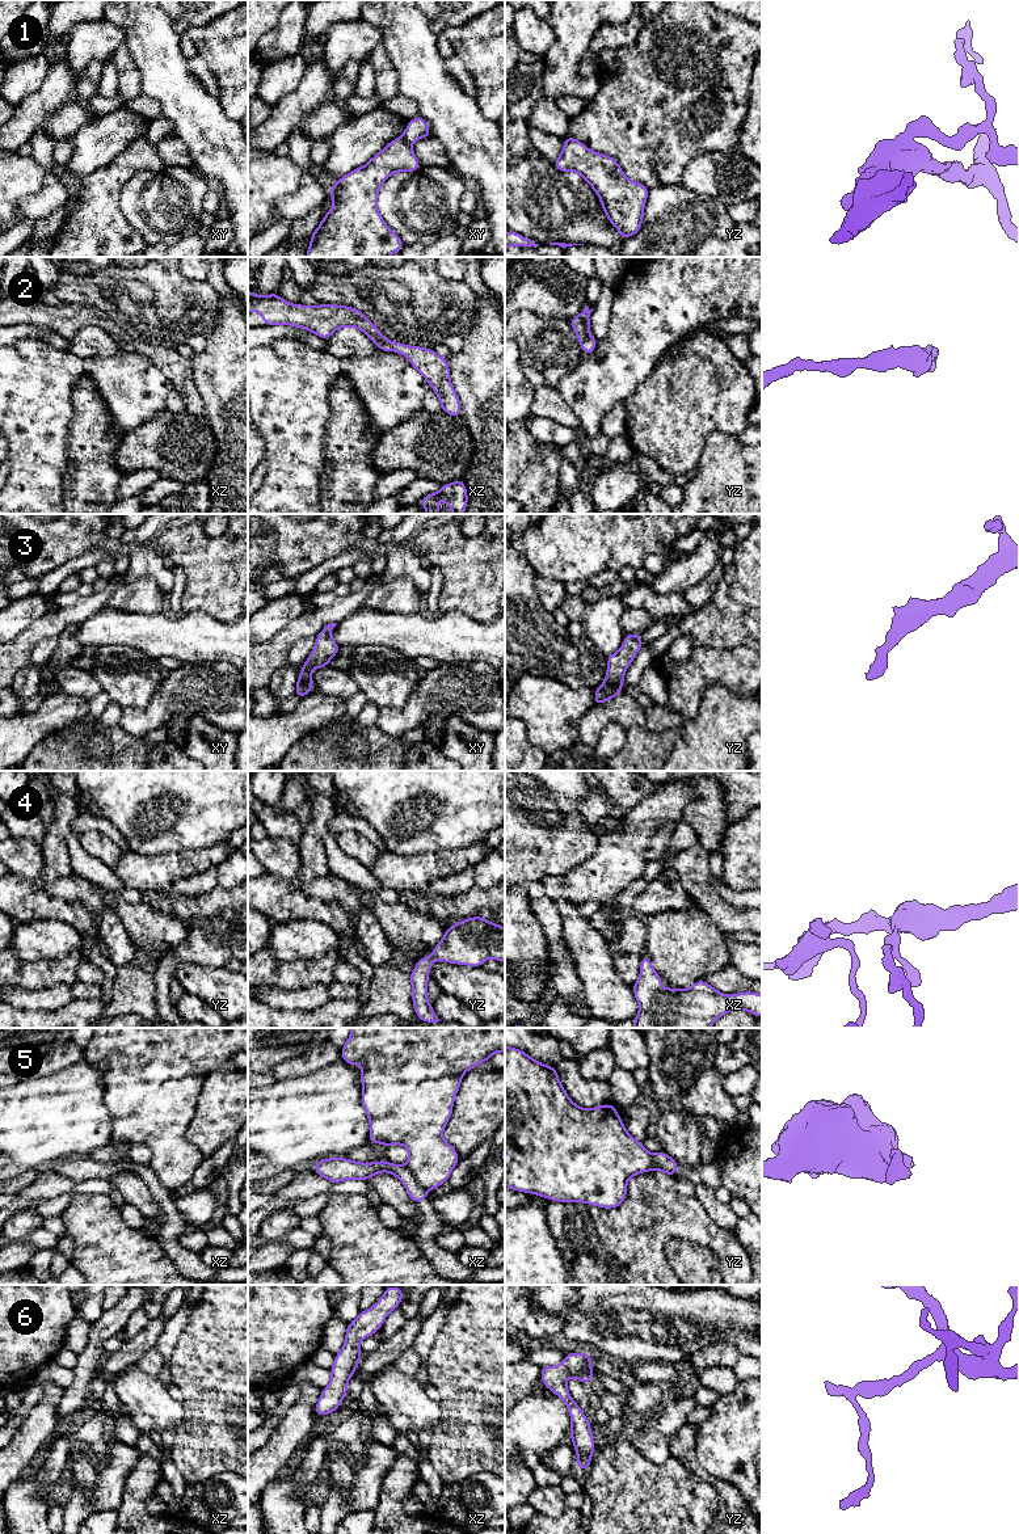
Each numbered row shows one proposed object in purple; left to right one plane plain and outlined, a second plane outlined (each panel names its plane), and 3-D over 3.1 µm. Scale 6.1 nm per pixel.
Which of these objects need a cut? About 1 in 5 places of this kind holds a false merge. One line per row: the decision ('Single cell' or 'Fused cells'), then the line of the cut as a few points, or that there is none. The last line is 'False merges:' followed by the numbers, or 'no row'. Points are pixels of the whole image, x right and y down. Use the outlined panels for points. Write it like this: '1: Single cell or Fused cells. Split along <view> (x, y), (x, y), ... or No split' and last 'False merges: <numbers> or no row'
1: Fused cells. Split along xy (401, 137), (409, 143)
2: Single cell. No split
3: Single cell. No split
4: Single cell. No split
5: Fused cells. Split along xz (405, 1166), (426, 1191)
6: Single cell. No split
False merges: 1, 5

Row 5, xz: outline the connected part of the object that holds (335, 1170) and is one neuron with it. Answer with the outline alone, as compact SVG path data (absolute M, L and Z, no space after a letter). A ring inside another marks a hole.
M346 1158L320 1159L315 1163L313 1172L332 1184L349 1179L370 1180L379 1172L388 1172L404 1184L410 1201L426 1202L428 1190L417 1183L417 1179L412 1171L407 1166L390 1163L386 1159L372 1163L354 1162Z

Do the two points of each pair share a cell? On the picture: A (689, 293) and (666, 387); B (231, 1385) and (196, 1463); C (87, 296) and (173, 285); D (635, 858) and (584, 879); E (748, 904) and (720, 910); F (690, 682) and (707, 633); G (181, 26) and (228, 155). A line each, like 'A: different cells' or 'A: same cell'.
A: different cells
B: same cell
C: same cell
D: same cell
E: different cells
F: different cells
G: different cells

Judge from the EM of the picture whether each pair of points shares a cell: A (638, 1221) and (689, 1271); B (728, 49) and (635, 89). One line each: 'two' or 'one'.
A: two
B: one

